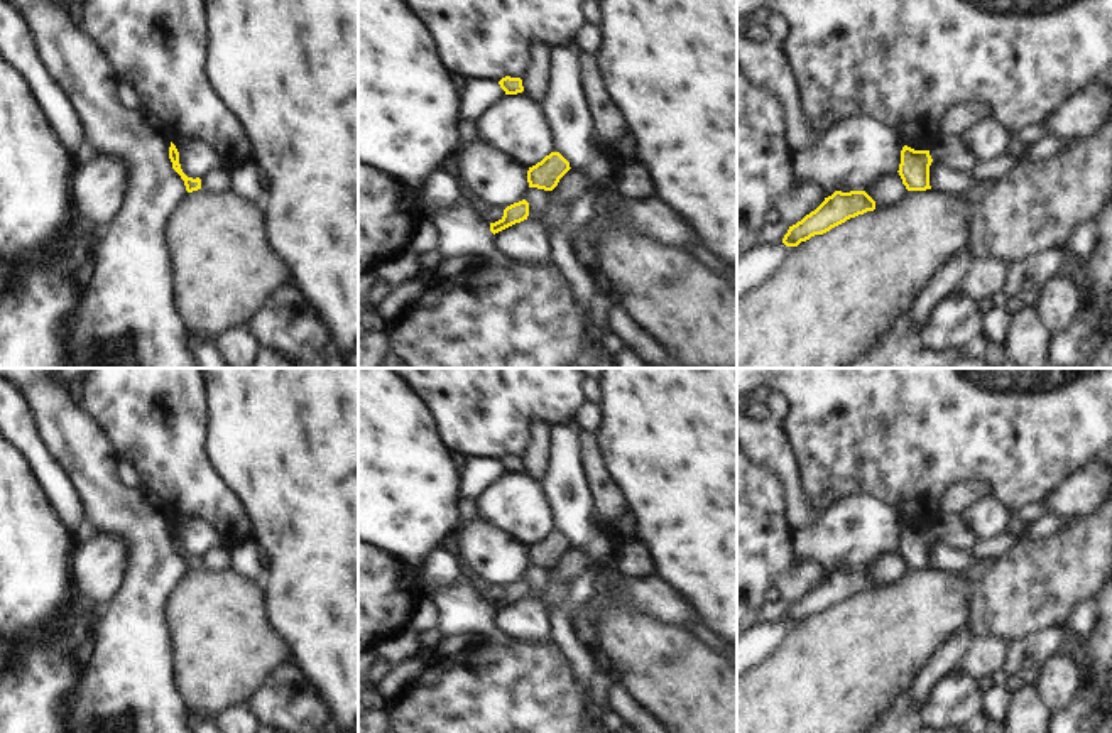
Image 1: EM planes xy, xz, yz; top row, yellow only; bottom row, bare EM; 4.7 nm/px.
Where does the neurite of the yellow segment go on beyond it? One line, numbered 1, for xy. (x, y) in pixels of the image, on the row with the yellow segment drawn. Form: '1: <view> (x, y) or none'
1: none

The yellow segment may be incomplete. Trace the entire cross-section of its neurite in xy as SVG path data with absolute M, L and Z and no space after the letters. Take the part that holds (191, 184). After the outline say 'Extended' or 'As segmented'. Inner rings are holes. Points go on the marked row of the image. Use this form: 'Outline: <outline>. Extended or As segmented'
Outline: M171 142L171 147L169 147L169 159L172 162L172 169L181 176L181 179L184 181L184 186L186 186L186 191L188 193L193 193L193 191L198 191L201 189L201 179L196 177L188 177L183 169L181 169L181 164L179 164L179 152L176 149L176 145Z. As segmented

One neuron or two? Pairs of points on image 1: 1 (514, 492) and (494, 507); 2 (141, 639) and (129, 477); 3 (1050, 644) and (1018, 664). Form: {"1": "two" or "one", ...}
{"1": "one", "2": "two", "3": "one"}

